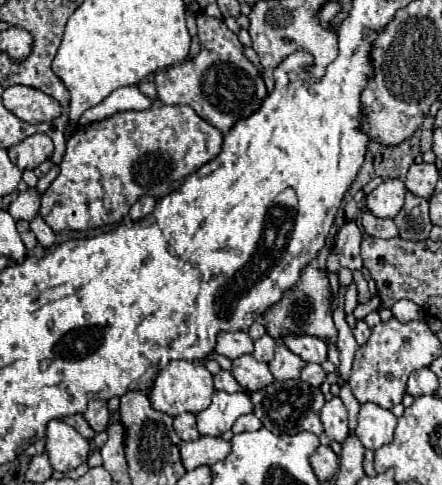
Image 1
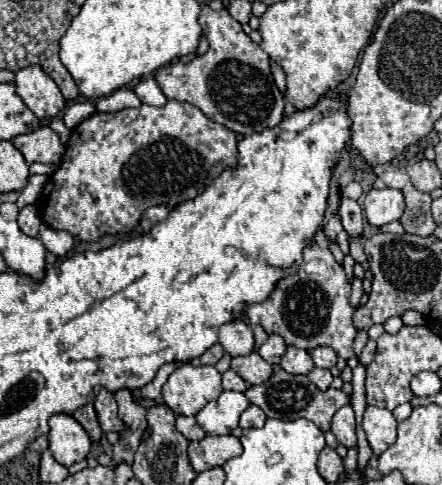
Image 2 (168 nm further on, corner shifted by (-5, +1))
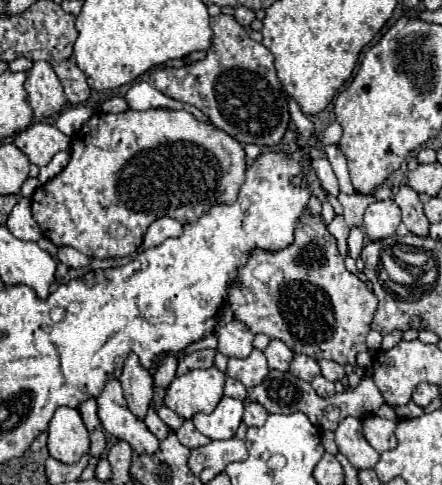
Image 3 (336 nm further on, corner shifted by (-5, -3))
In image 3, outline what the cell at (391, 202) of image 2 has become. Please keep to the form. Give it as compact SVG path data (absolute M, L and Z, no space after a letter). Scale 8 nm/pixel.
M378 200L364 212L364 232L370 240L382 240L396 232L400 224L400 208L394 200Z

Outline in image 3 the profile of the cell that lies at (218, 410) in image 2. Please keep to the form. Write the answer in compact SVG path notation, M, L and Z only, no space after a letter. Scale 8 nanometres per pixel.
M224 396L212 414L194 414L192 424L210 440L232 438L242 422L244 402Z

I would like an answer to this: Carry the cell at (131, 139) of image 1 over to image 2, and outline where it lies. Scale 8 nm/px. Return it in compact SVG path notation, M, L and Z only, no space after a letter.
M170 100L166 106L148 106L148 104L142 104L138 108L124 108L120 112L112 112L112 114L92 114L90 118L82 120L70 134L70 140L66 144L66 152L64 152L64 158L62 158L62 166L58 166L58 170L48 178L40 198L36 200L36 210L38 210L38 216L42 218L44 224L48 224L50 228L54 230L66 230L70 232L74 238L78 240L86 240L86 242L94 242L98 240L100 236L104 234L126 234L130 230L136 228L140 216L144 214L144 208L150 208L152 204L164 204L168 208L174 208L176 204L184 202L184 200L190 200L192 196L198 196L200 192L204 192L204 188L228 166L236 164L236 134L232 130L228 130L224 124L218 124L210 118L204 116L204 112L200 108L196 108L194 104L188 104L188 102L178 102L178 100Z

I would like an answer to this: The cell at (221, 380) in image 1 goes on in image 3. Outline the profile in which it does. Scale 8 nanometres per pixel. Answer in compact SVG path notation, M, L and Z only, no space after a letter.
M228 378L226 386L224 386L224 396L232 396L236 400L246 400L246 388L244 388L242 382L238 382L234 378Z

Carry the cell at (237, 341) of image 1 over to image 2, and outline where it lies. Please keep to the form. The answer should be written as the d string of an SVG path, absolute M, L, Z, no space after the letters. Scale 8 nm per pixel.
M234 320L224 324L218 332L218 338L222 348L230 356L248 356L256 348L252 328L244 320Z

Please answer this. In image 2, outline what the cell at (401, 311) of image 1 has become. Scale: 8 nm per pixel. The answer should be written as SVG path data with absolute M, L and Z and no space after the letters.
M406 310L400 318L402 318L402 322L408 324L408 326L420 326L420 324L426 324L424 316L422 316L420 312L416 312L416 310Z

